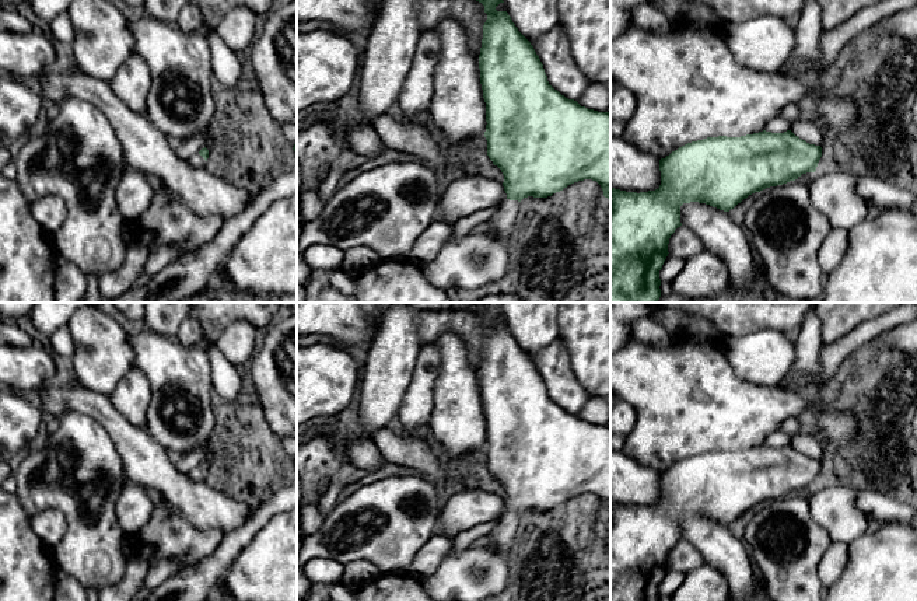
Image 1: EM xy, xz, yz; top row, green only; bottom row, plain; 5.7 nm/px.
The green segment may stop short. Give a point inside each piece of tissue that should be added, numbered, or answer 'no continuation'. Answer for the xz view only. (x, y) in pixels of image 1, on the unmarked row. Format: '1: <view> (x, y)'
1: xz (506, 534)

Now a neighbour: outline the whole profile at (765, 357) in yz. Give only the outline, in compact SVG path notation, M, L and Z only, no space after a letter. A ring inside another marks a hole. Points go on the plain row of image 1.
M774 329L728 338L722 350L736 375L760 385L777 385L797 359L794 336Z

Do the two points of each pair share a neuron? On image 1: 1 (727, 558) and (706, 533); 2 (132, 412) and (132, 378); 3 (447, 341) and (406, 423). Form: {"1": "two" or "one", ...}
{"1": "one", "2": "one", "3": "two"}

